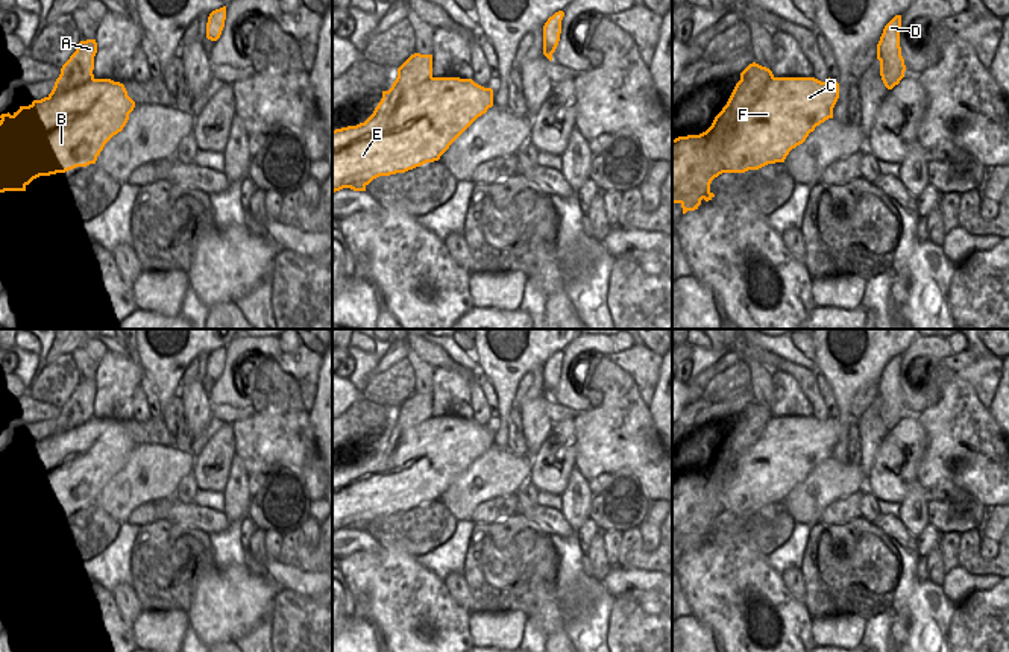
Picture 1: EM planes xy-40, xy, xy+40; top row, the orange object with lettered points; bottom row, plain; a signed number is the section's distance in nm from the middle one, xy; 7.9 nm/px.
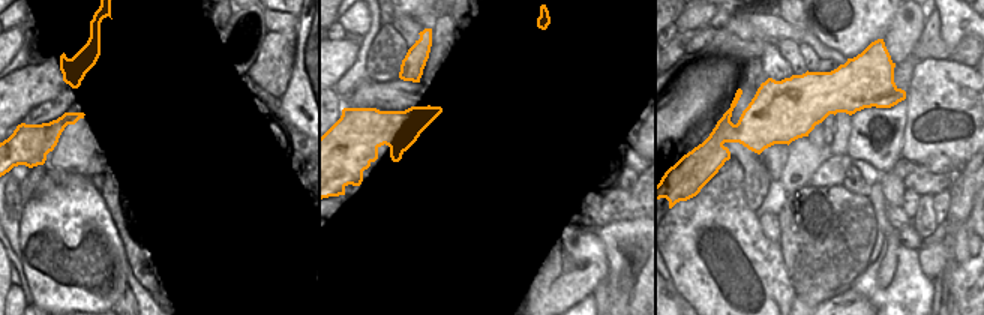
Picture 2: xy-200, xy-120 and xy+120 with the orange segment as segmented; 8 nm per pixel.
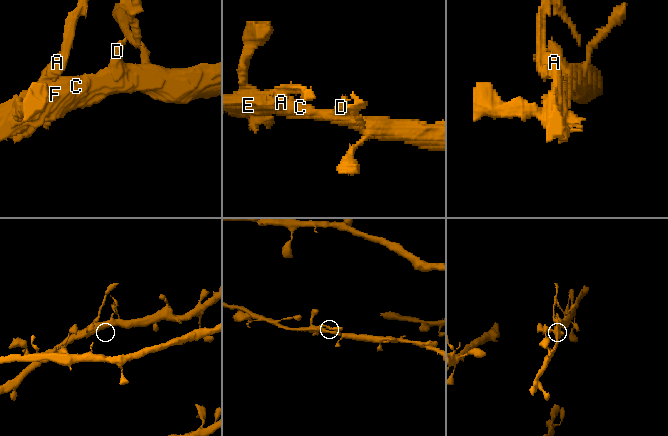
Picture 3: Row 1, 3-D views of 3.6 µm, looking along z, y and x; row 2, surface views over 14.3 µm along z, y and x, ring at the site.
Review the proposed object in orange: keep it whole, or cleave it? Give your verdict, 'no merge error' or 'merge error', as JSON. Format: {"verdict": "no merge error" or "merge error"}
{"verdict": "merge error"}

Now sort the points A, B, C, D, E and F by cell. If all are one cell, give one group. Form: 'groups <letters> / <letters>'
groups A / B C D E F

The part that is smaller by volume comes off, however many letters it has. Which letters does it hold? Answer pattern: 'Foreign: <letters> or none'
Foreign: A.

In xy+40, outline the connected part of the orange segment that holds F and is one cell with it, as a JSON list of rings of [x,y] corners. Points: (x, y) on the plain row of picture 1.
[[[772,417],[768,425],[753,423],[742,428],[737,435],[730,435],[706,472],[672,479],[672,543],[680,543],[683,553],[695,550],[703,538],[709,541],[715,537],[710,523],[719,514],[745,513],[768,503],[784,502],[789,491],[803,484],[816,465],[833,458],[838,438],[839,423],[830,417],[825,422],[815,417]]]

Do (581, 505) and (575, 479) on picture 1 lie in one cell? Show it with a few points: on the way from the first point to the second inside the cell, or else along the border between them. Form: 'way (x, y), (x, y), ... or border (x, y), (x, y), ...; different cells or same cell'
way (581, 499), (581, 492), (577, 485); same cell

